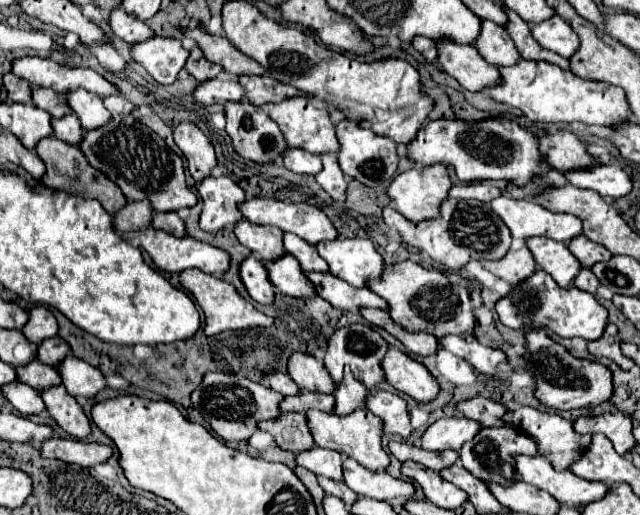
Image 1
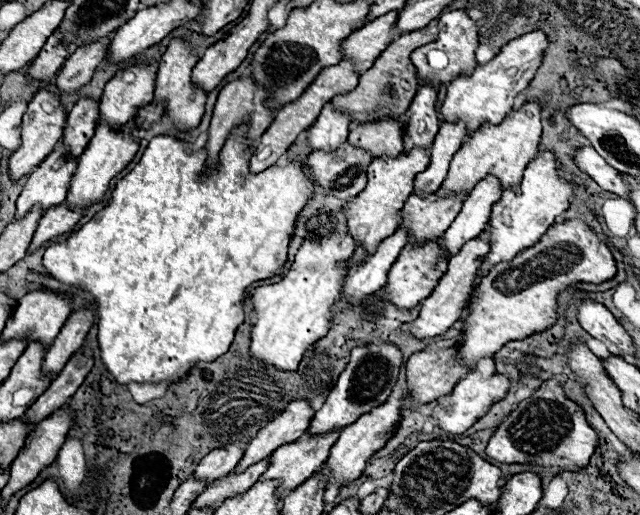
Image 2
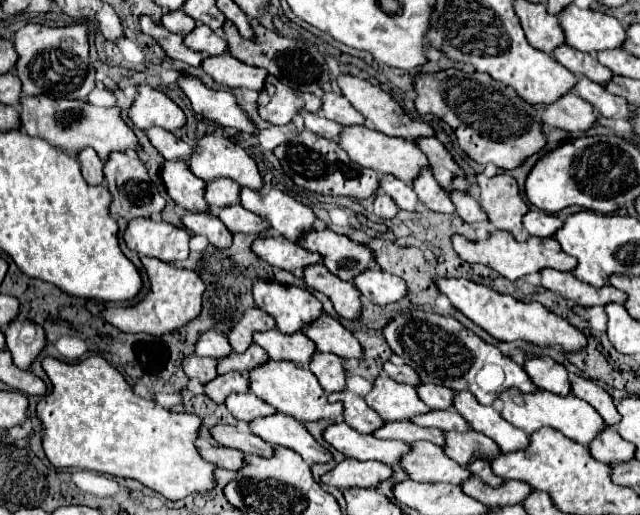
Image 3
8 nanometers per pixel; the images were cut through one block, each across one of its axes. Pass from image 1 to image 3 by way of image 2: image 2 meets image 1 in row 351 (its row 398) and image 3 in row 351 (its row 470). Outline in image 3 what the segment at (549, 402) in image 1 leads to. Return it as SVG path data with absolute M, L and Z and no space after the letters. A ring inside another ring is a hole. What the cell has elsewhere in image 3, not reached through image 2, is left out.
M436 276L432 282L436 284L436 288L442 294L446 294L450 298L454 308L458 308L466 318L470 318L474 324L478 324L482 330L486 330L496 340L502 340L502 342L526 340L526 342L540 344L540 346L560 344L566 352L574 352L574 350L580 350L580 348L586 346L586 338L578 328L574 328L562 316L550 312L548 308L544 308L538 302L524 304L524 302L518 302L516 298L512 298L512 296L498 294L496 290L492 290L484 284L476 284L476 282L464 280L464 278Z

